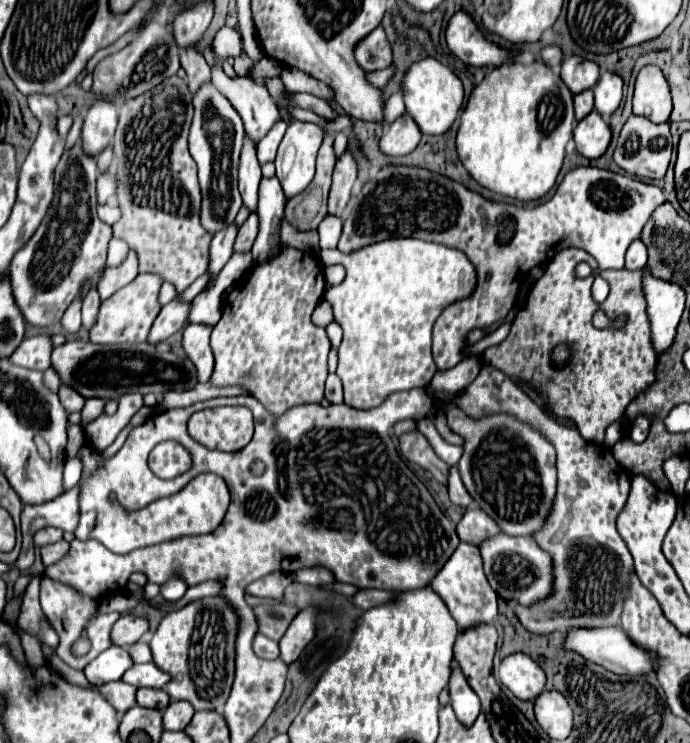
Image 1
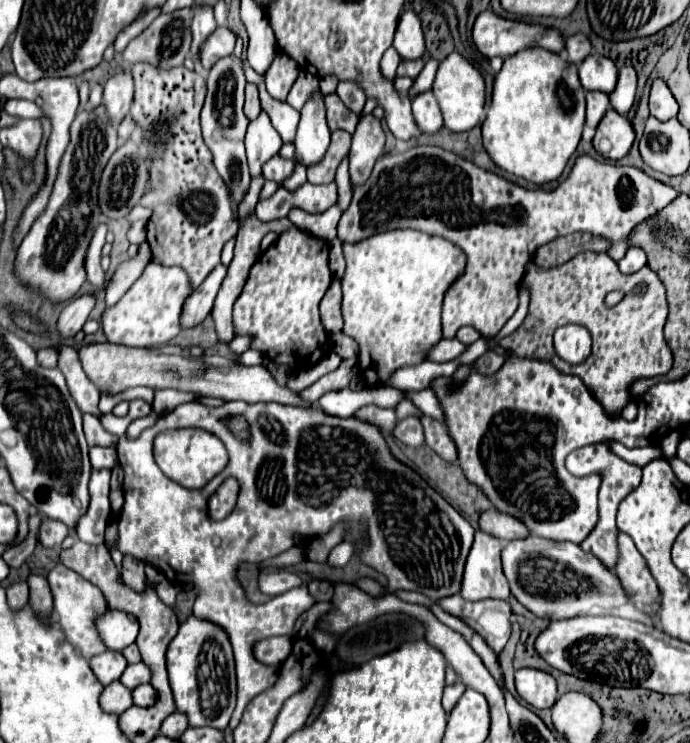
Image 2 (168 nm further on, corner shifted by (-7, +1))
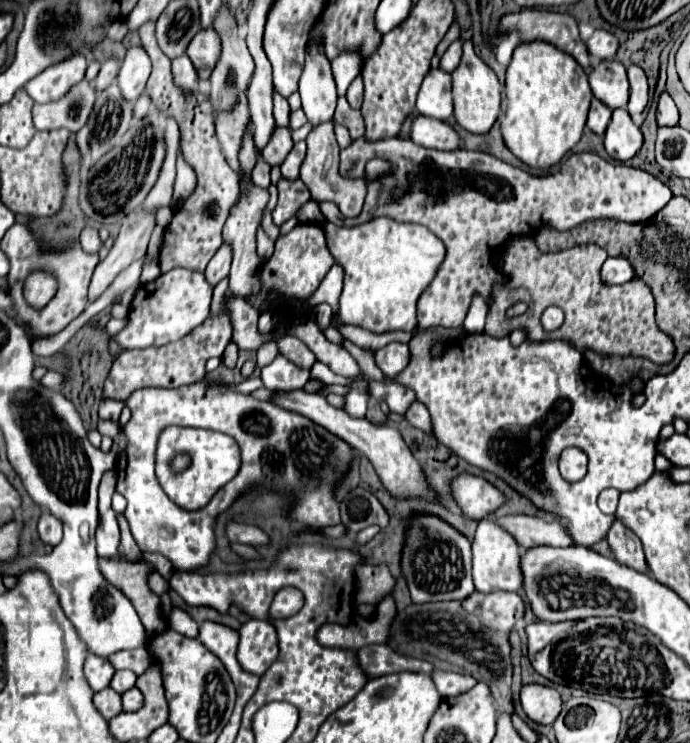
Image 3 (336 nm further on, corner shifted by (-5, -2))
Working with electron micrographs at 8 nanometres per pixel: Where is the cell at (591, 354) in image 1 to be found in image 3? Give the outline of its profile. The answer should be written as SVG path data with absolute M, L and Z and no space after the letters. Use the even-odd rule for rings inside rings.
M512 238L506 244L506 254L502 254L502 270L510 274L510 282L494 290L486 320L486 334L504 338L520 326L530 342L566 340L582 354L592 350L602 358L640 356L656 364L668 364L674 358L674 344L656 326L656 302L652 290L638 278L632 278L624 286L608 286L602 282L600 268L606 258L606 250L594 244L574 246L556 254L540 254L534 238ZM516 302L524 302L528 310L520 316L506 318L504 312ZM548 306L560 306L566 314L564 324L554 332L544 332L540 324L540 316Z

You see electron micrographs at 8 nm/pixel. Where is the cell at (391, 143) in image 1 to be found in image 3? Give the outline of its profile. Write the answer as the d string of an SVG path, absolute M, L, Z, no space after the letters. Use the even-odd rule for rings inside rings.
M434 68L426 74L418 98L416 112L436 120L448 120L452 116L452 94L450 94L450 74Z

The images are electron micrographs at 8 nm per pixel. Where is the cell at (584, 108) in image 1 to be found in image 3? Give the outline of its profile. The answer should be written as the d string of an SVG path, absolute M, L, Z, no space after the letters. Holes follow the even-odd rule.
M592 98L592 104L590 104L590 112L588 112L588 128L596 134L604 134L608 122L610 122L610 116L612 116L612 110L602 104L600 100Z

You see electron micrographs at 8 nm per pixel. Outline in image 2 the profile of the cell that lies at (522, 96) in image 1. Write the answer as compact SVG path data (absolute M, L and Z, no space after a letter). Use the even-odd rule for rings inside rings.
M530 47L504 61L494 79L492 105L482 123L482 141L496 165L532 183L548 183L562 175L576 151L584 127L584 87L568 81L570 63L560 53Z

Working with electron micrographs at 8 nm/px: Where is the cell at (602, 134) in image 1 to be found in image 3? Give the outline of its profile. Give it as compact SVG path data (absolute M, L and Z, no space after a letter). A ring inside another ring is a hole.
M614 110L612 120L604 134L604 148L606 152L620 162L630 160L642 146L642 132L638 126L632 124L626 110Z

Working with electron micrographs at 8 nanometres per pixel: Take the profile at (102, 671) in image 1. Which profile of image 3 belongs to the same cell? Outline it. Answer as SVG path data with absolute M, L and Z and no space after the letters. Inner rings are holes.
M90 654L86 658L86 664L84 664L84 676L88 680L88 684L92 686L94 692L100 692L104 688L110 686L110 680L114 676L114 666L110 664L110 660L102 658L102 656L96 656L96 654Z

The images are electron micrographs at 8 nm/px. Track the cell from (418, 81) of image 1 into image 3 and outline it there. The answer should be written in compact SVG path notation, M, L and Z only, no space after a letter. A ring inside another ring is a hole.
M471 39L464 42L460 64L456 66L454 72L450 72L450 78L452 78L452 96L454 96L454 118L456 118L456 122L472 134L486 134L498 118L500 100L502 100L502 86L498 84L496 74L474 54Z

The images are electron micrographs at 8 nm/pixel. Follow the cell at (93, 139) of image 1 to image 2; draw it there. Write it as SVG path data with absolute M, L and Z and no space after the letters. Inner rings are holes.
M120 71L112 75L104 85L104 105L112 121L120 121L128 115L134 95L134 83L130 71Z

